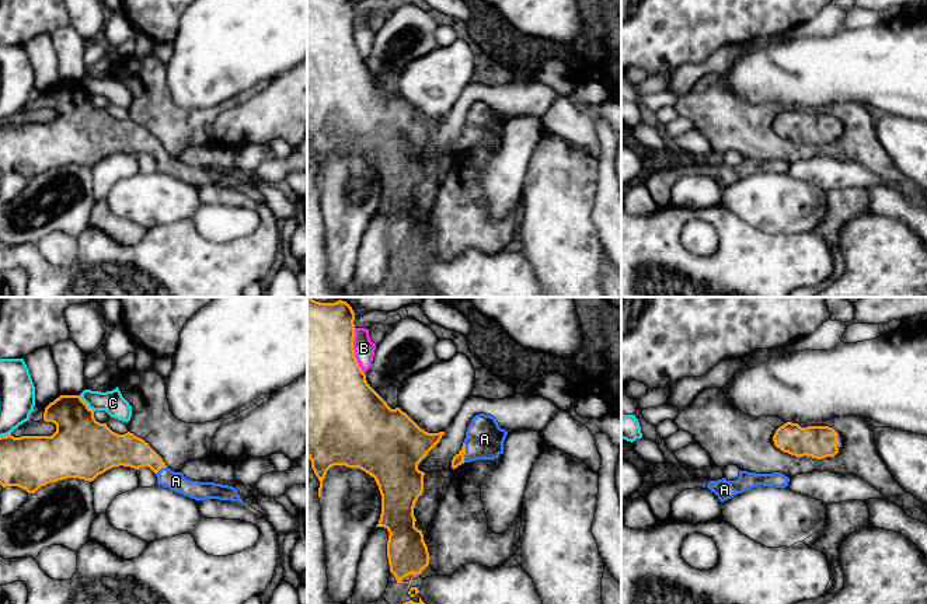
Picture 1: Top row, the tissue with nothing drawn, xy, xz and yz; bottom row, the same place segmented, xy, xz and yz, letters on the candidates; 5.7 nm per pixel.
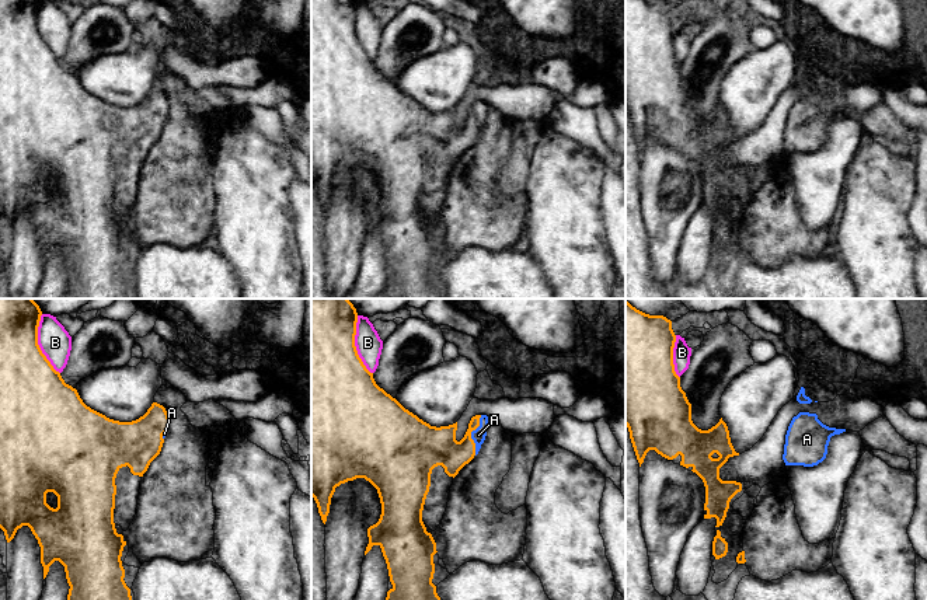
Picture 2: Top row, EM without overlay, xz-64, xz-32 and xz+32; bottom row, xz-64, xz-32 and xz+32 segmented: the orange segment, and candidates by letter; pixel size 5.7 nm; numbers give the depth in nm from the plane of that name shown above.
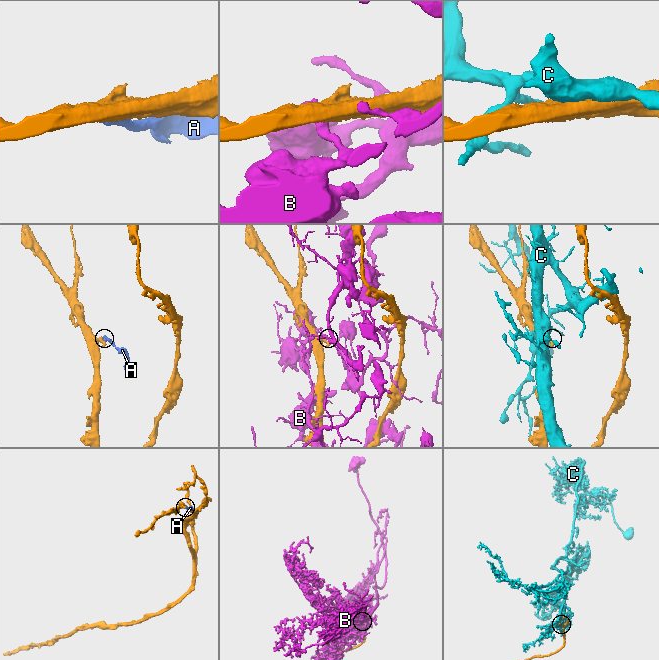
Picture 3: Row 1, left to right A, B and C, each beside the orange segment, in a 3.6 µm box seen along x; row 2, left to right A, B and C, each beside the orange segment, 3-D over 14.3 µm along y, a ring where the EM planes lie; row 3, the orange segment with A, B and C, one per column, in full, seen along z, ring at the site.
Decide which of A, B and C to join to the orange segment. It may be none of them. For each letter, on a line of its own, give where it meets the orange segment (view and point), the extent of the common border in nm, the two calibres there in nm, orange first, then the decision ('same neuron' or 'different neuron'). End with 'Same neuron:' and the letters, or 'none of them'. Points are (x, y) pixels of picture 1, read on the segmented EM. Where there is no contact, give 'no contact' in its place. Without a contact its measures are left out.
A: xz (464, 453) | 110 nm | 70/220 nm | same neuron
B: xz (354, 351) | 280 nm | 500/120 nm | different neuron
C: xy (86, 404) | 130 nm | 360/140 nm | different neuron
Same neuron: A

